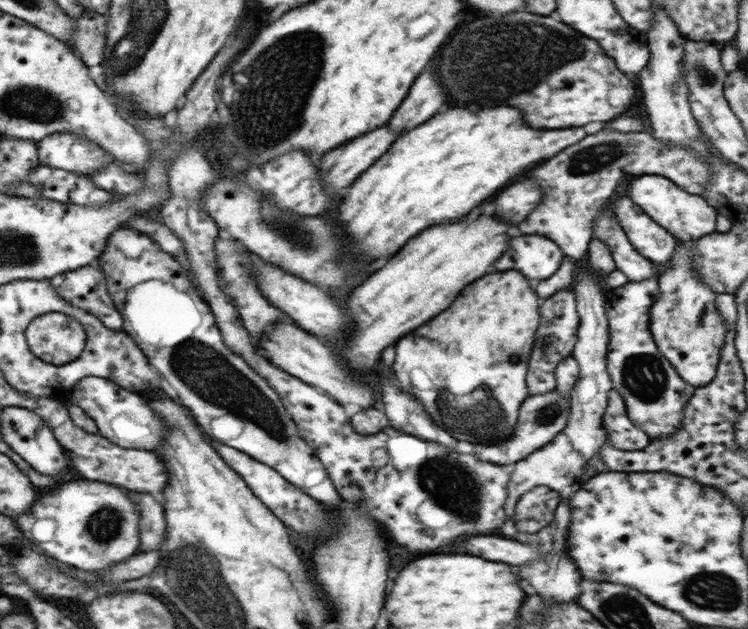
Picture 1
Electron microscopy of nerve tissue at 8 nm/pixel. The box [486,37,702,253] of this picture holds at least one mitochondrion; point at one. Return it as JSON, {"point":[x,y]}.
{"point":[595,156]}

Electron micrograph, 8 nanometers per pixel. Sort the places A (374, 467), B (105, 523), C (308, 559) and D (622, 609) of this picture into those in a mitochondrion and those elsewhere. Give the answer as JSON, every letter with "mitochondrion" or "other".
{"A":"other","B":"mitochondrion","C":"other","D":"mitochondrion"}

